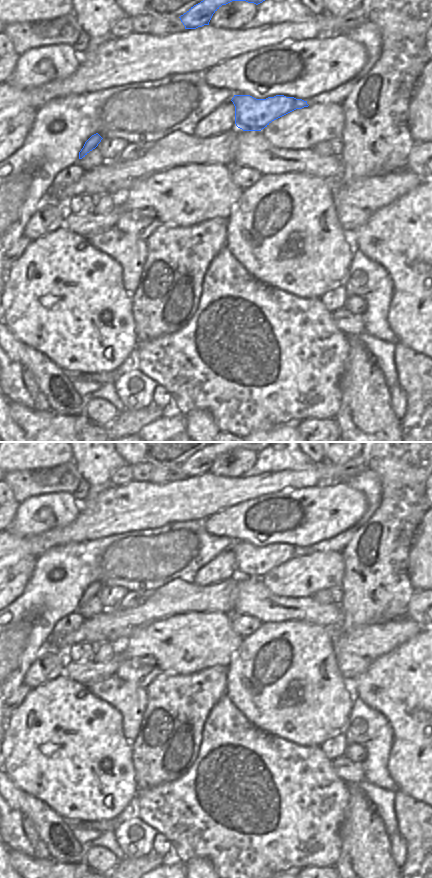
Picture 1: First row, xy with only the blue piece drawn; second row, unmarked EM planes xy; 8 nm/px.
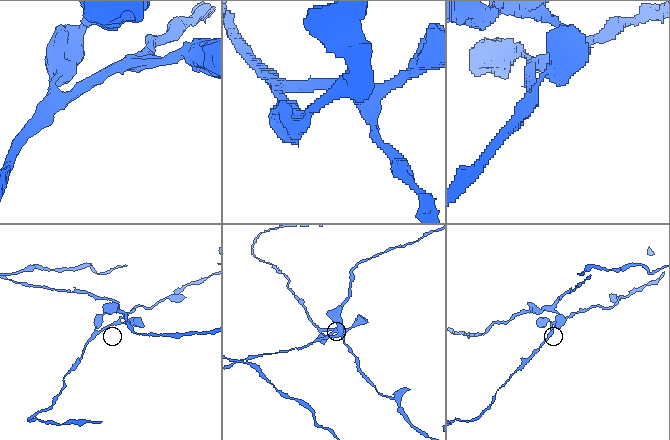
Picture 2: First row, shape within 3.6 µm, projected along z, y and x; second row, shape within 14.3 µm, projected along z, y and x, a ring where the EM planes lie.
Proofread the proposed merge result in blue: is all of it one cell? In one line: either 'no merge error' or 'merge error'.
merge error

